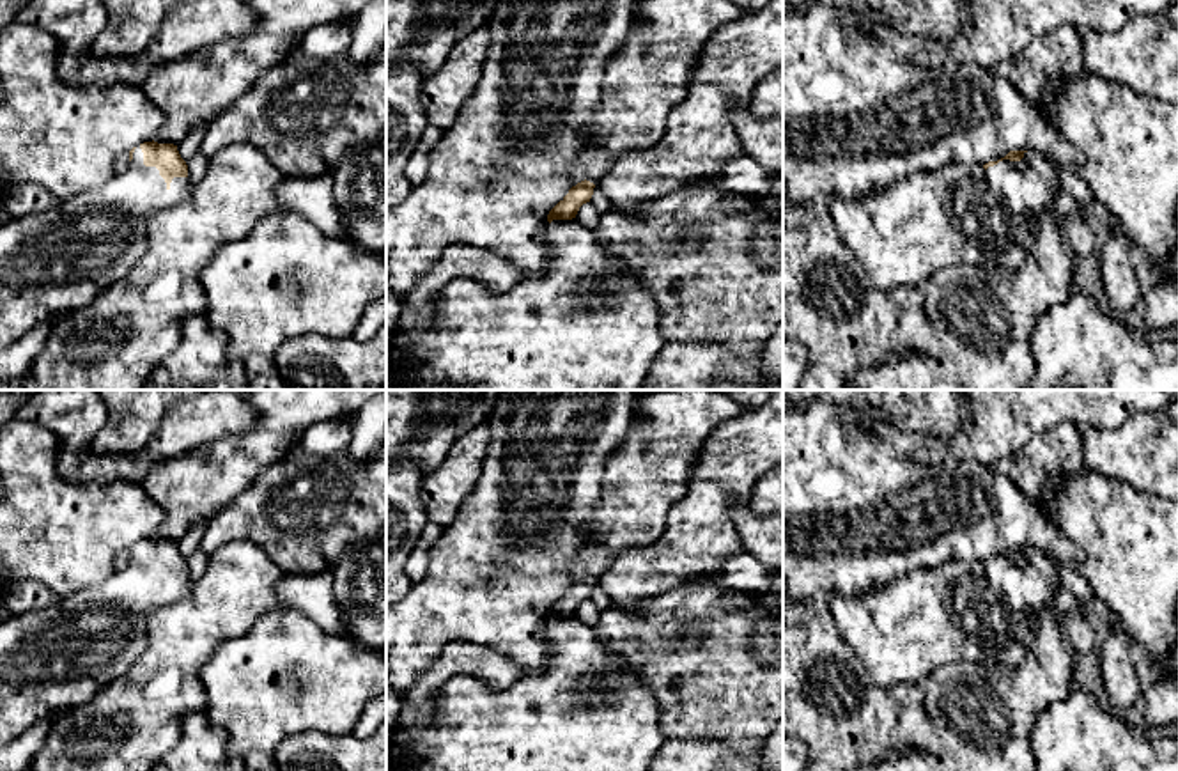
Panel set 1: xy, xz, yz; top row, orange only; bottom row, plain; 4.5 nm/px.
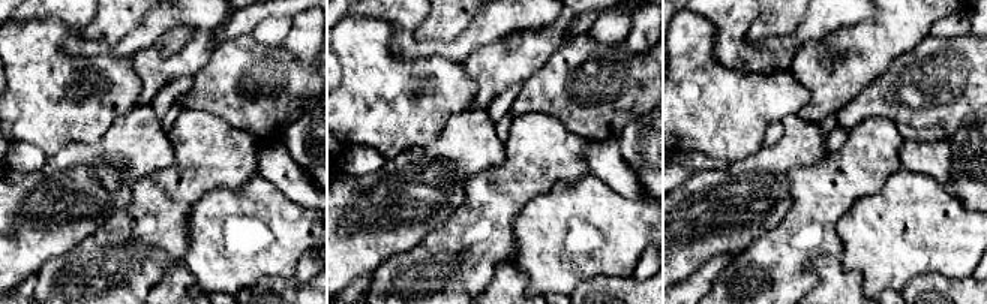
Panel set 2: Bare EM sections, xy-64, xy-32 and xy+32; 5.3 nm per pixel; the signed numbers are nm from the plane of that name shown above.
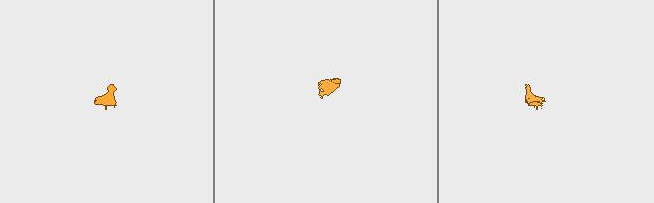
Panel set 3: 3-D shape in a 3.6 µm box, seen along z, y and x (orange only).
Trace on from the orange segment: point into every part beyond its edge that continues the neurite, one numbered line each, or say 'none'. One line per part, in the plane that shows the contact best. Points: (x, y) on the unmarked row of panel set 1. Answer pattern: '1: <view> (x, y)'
1: xy (57, 658)

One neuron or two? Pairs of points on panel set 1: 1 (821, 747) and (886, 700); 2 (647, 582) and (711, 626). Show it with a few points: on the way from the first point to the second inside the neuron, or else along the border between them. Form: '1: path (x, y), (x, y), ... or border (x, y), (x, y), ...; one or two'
1: path (836, 738), (852, 722), (865, 722), (870, 716); one
2: border (704, 584), (672, 587), (624, 610); two

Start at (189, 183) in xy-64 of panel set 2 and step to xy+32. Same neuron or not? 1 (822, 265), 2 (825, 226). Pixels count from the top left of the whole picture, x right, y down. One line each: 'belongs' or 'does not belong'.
1: does not belong
2: belongs

